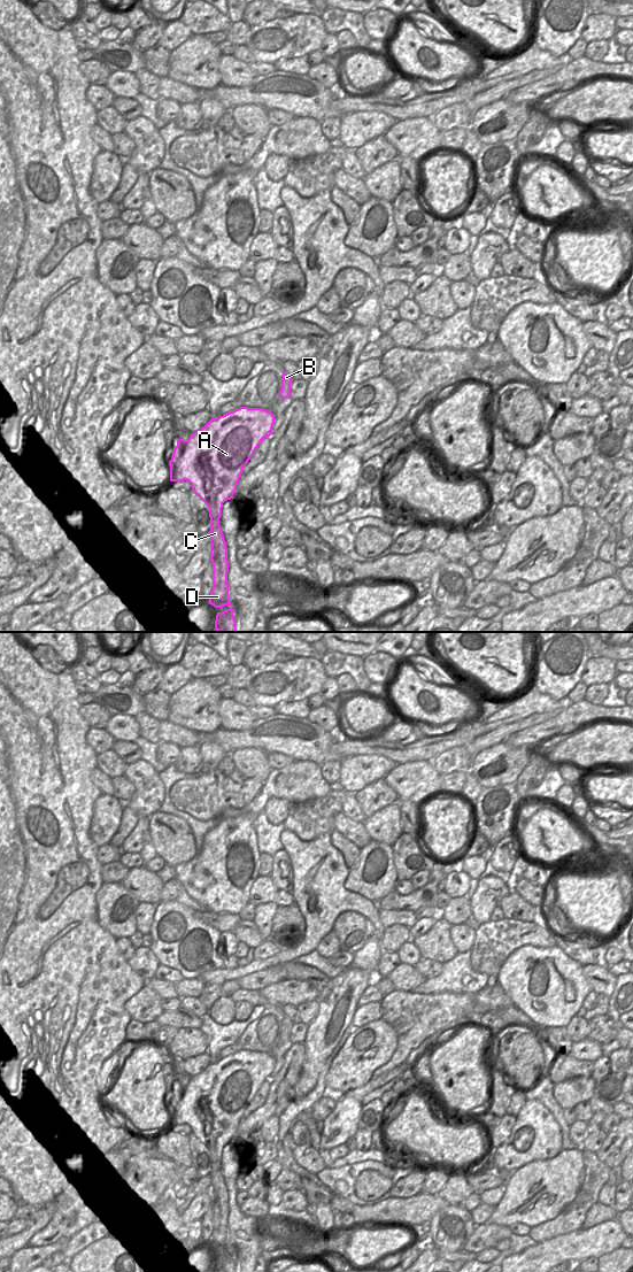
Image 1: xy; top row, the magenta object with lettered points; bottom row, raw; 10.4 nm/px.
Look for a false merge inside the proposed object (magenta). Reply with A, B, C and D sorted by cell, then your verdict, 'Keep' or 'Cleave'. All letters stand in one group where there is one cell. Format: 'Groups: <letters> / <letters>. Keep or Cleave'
Groups: A B C D. Keep.

